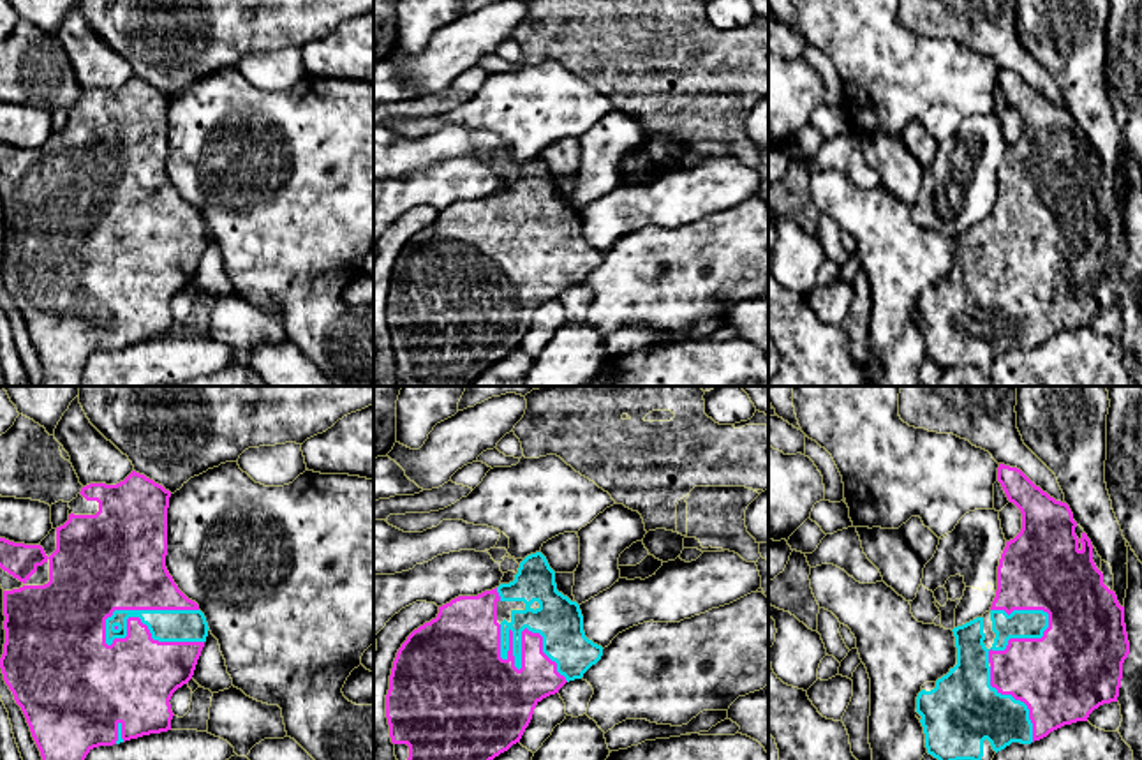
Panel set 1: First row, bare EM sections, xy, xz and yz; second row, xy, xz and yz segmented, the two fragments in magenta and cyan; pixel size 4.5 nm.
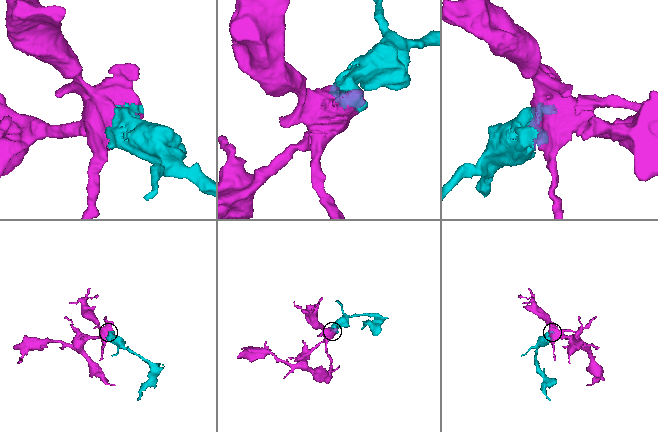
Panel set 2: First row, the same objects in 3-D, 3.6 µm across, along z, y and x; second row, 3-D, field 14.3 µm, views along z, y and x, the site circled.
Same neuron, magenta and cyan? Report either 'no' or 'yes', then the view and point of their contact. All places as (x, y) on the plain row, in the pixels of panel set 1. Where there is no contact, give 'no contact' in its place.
yes; contact xy (140, 224)

